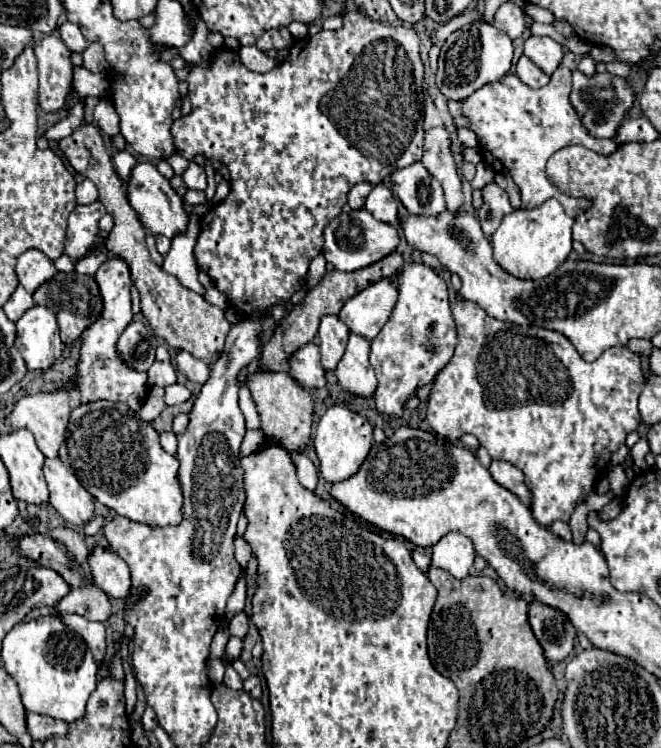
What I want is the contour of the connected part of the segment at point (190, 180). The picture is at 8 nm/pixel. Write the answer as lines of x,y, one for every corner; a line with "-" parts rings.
191,162
189,168
183,172
183,180
185,180
187,188
193,188
193,190
205,190
207,188
205,168
203,166
197,166
195,162

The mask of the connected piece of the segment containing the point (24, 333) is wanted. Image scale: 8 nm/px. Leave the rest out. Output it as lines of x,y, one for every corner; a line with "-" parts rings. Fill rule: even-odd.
41,304
31,306
17,320
15,346
25,358
29,370
51,368
63,350
55,314

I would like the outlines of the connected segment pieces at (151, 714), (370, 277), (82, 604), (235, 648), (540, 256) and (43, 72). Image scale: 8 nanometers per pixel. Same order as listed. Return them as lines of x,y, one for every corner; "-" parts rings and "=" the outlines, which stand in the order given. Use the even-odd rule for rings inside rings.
151,706
146,707
140,722
145,731
154,730
158,726
156,713
=
393,252
391,256
385,256
383,260
367,266
367,268
361,268
359,272
339,272
339,270
331,270
327,272
319,282
317,286
313,286
307,296
303,298
303,302
299,302
297,306
293,306
293,310
289,312
289,316
277,326
275,334
271,336
271,340
263,346
263,352
261,352
261,360
259,360
259,368
265,370
265,372
281,372
281,370
289,370
289,358
293,356
293,352
297,352
303,344
309,344
315,334
317,334
317,328
319,328
319,320
325,316
325,314
337,314
343,304
353,298
357,292
361,292
363,288
371,286
373,282
381,280
383,276
393,276
399,268
403,266
403,256
399,252
=
85,584
71,590
57,606
33,609
21,623
27,623
39,616
51,616
53,610
59,610
63,614
81,614
89,620
105,622
111,614
111,600
99,586
=
231,636
226,646
226,659
231,665
241,654
241,648
243,648
243,640
237,638
237,636
=
547,200
533,210
513,210
503,218
501,226
491,238
495,262
519,280
539,280
553,274
571,252
573,218
565,214
557,200
=
51,34
35,44
35,54
39,60
39,106
45,112
57,112
65,106
71,88
71,52
59,36

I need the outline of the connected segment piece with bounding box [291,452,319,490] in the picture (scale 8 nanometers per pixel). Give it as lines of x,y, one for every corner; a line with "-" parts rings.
293,452
293,454
291,454
291,458
293,458
295,466
297,466
299,482
301,482
307,490
315,490
317,480
319,480
319,474
317,474
315,464
313,464
305,454
299,454
299,452

